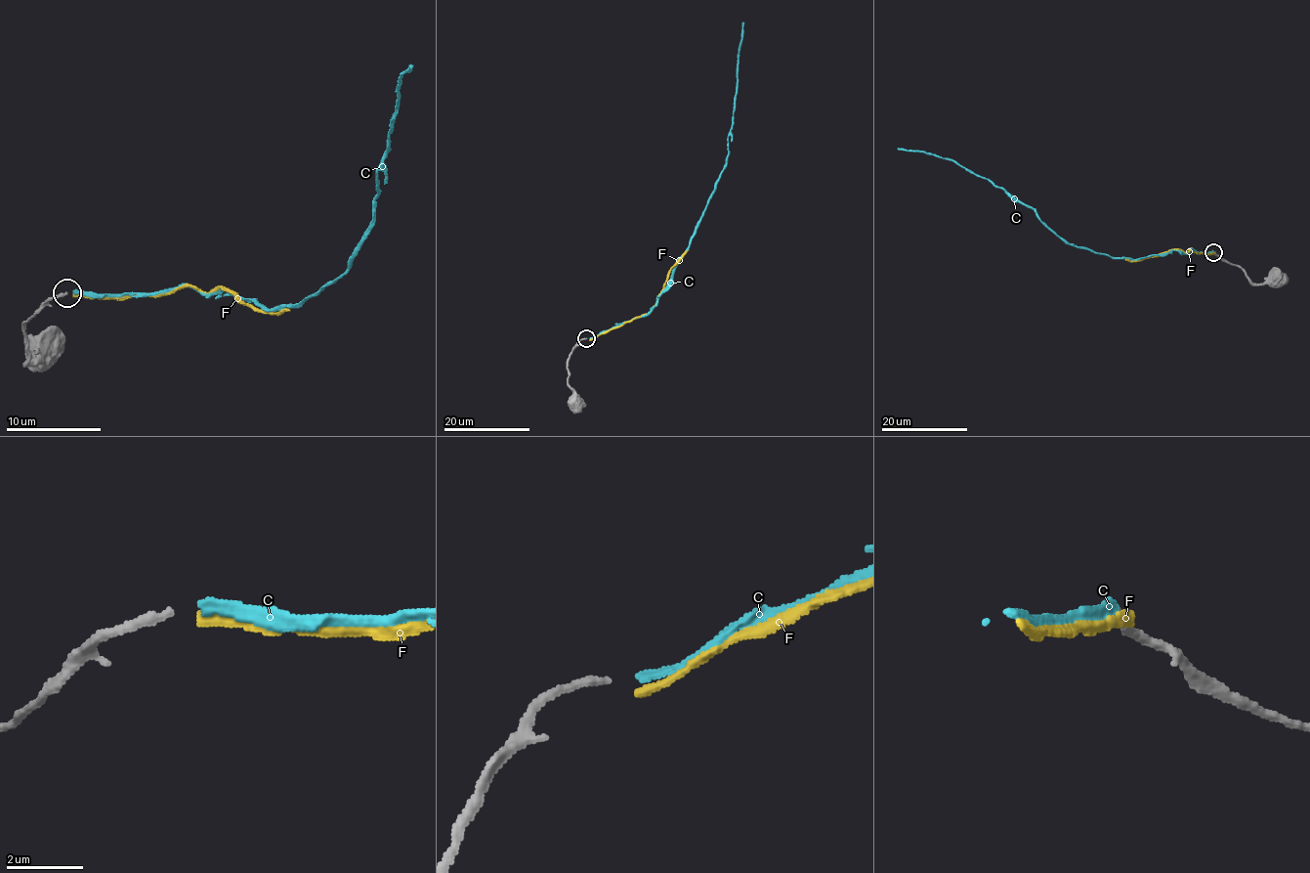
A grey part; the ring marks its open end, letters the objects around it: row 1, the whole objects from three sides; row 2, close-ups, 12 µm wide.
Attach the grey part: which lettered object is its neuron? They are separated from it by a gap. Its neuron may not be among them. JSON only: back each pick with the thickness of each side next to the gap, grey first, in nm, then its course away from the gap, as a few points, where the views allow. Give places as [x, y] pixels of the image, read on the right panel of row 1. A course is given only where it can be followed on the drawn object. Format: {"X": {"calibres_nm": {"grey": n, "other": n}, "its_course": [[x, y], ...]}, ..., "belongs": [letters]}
{"belongs": []}

